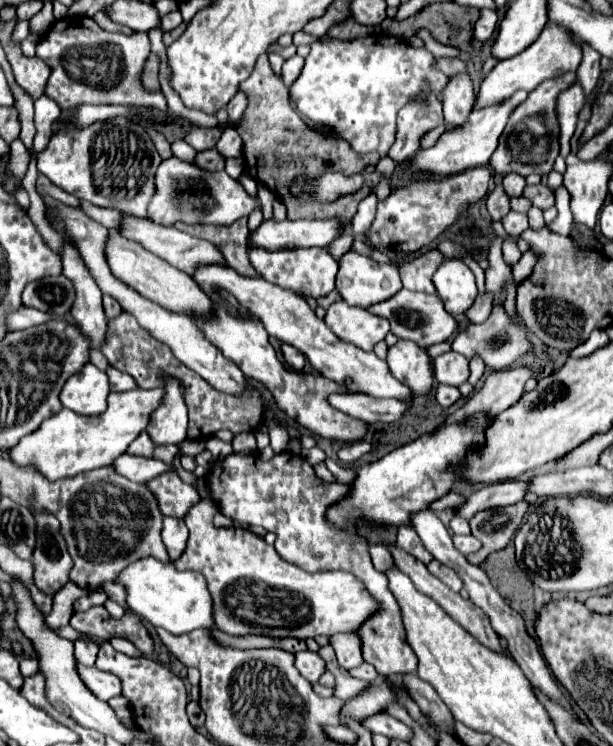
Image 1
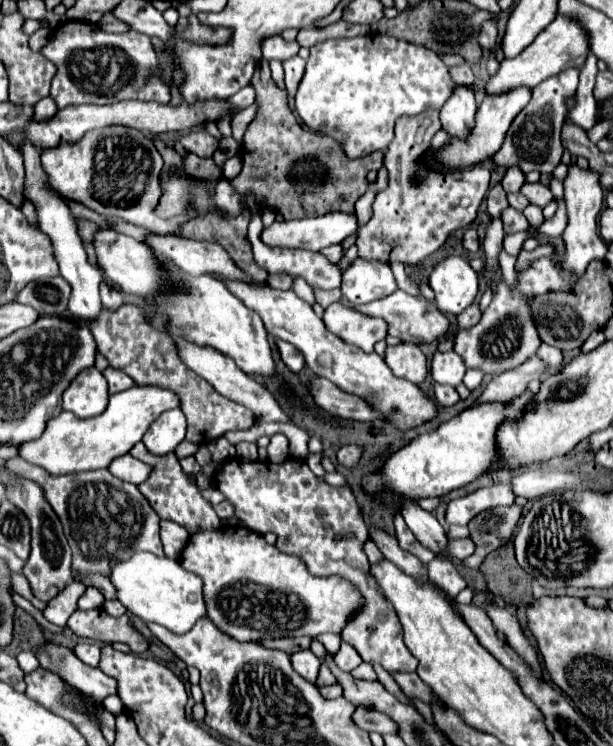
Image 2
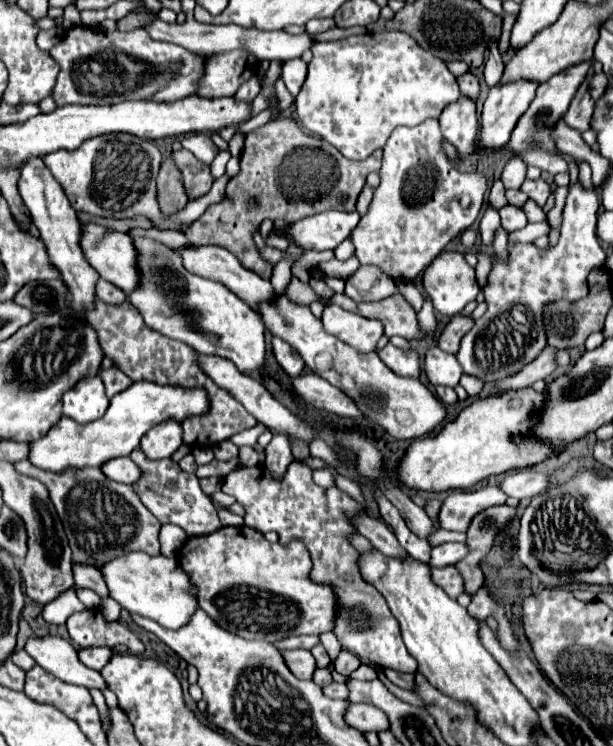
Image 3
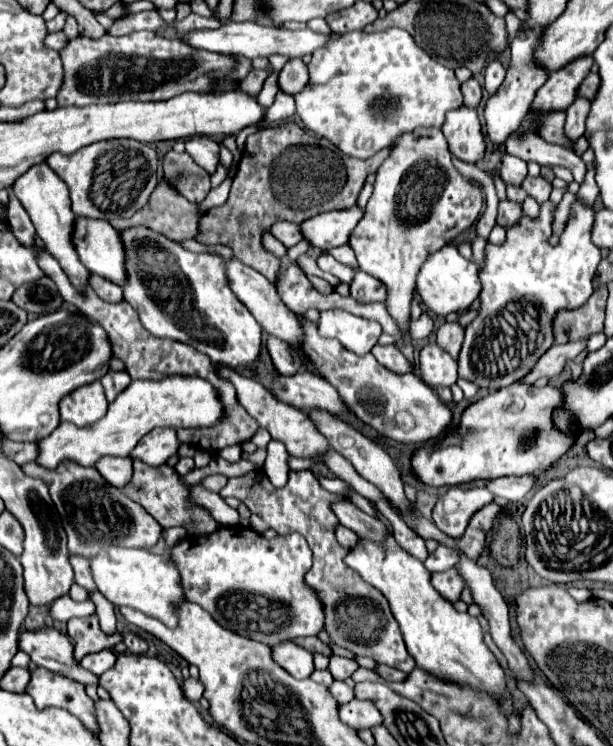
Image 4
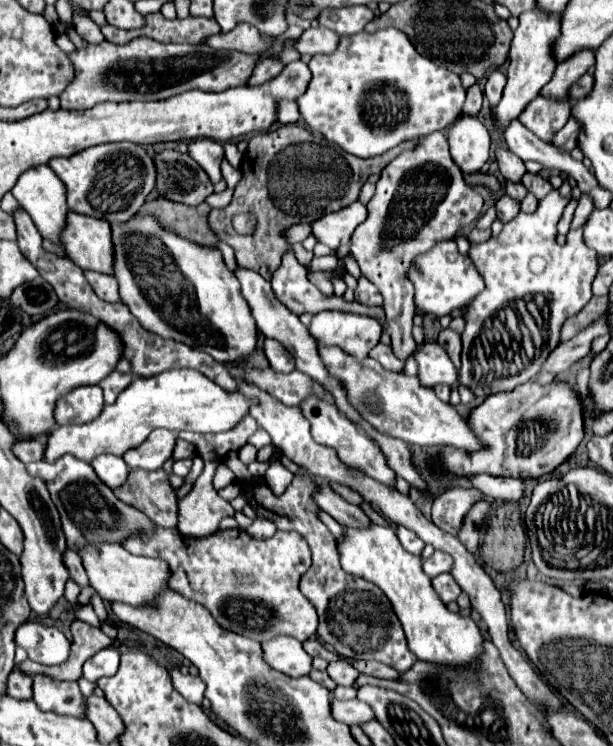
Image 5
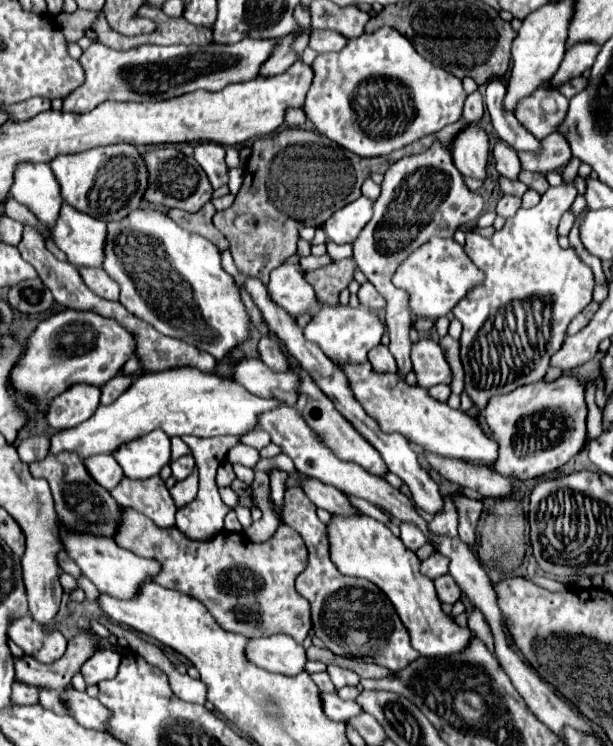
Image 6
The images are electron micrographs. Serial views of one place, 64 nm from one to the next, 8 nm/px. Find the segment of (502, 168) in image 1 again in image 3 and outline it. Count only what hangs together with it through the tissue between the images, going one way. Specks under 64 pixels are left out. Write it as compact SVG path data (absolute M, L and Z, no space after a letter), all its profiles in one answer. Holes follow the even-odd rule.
M580 62L580 64L574 64L570 66L568 70L562 70L558 72L556 76L552 76L548 82L542 82L536 90L536 98L532 100L530 108L524 112L524 116L518 120L514 132L512 132L512 138L508 142L508 148L512 150L512 154L520 156L528 166L538 166L540 170L546 170L550 174L560 174L560 172L568 172L568 164L558 158L558 156L552 156L550 150L556 150L556 146L552 144L552 140L548 140L548 132L552 132L552 124L556 124L556 120L560 120L564 116L564 112L568 110L578 86L584 82L588 70L590 70L592 62Z

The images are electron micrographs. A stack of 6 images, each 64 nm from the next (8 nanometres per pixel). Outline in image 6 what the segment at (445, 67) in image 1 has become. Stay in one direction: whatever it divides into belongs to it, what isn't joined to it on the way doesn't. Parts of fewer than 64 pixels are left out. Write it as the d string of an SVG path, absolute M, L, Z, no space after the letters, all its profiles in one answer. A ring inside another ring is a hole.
M474 92L466 98L466 104L464 104L464 112L462 112L462 118L468 120L468 122L478 122L484 114L484 102L482 102L482 96L480 92Z

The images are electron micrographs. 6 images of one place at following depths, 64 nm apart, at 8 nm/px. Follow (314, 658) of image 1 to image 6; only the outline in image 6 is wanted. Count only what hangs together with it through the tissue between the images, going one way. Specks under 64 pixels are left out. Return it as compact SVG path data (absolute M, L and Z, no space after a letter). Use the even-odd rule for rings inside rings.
M272 634L266 638L250 638L246 644L246 658L256 666L278 672L278 674L300 674L304 672L306 652L302 644L296 644L284 634Z

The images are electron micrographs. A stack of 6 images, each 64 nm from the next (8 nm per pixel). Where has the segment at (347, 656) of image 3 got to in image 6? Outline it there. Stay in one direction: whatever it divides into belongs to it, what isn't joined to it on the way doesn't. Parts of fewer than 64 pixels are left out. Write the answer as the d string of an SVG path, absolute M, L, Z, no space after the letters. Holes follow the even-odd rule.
M328 666L328 674L336 686L336 690L344 688L344 686L358 686L360 676L348 668L340 668L340 666Z

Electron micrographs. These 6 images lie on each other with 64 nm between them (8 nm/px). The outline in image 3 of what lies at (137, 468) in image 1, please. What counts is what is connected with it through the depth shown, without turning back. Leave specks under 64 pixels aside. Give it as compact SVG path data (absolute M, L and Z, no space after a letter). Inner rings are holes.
M112 458L100 466L100 470L114 482L120 484L134 484L140 478L140 468L130 458Z

